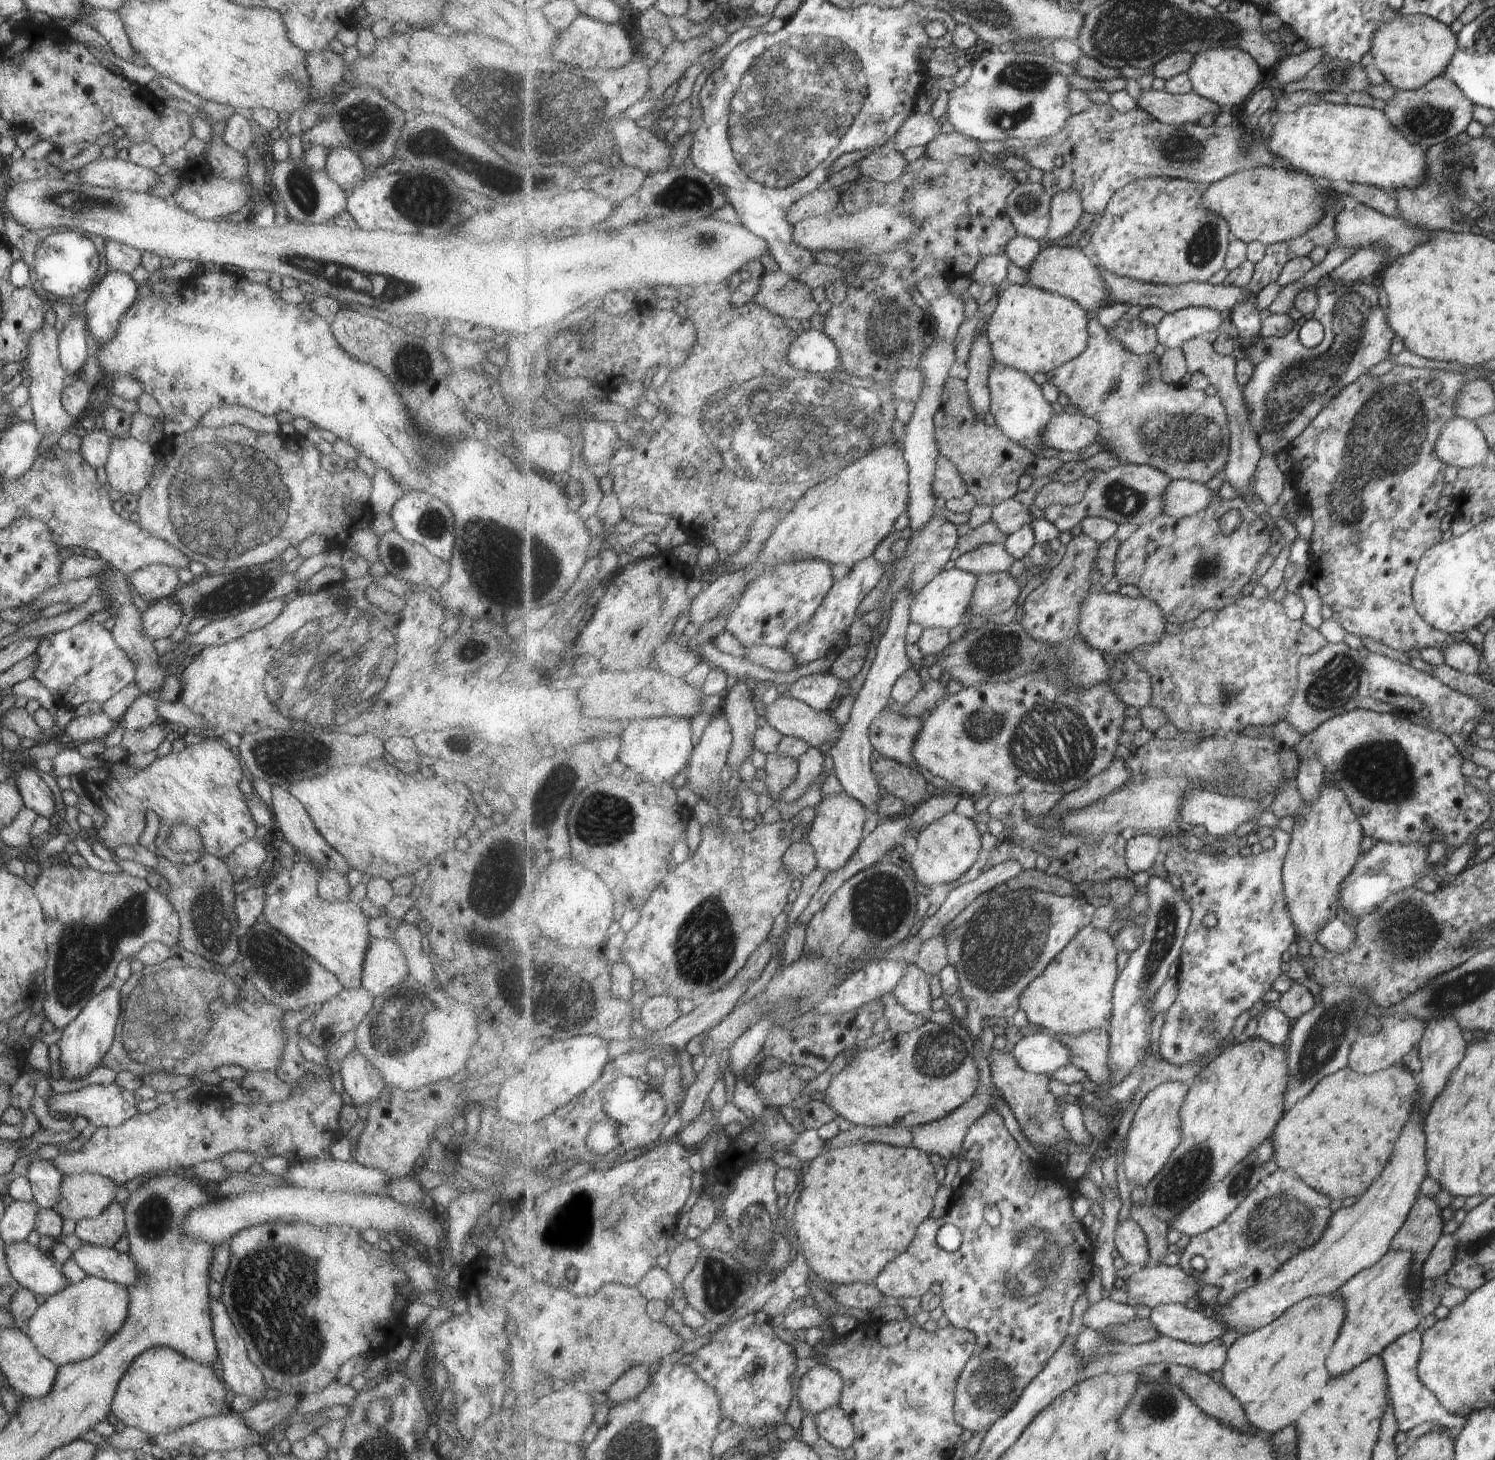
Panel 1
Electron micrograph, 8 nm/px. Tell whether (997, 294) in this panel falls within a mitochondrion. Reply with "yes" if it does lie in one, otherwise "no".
no

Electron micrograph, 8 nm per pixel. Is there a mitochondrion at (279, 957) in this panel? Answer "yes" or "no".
yes

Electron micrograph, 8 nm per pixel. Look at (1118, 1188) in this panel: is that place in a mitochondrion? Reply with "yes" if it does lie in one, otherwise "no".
no

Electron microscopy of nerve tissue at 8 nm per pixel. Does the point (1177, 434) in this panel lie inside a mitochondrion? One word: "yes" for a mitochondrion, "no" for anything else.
yes

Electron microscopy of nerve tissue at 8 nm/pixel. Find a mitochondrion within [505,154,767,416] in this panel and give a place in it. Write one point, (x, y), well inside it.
(686, 193)

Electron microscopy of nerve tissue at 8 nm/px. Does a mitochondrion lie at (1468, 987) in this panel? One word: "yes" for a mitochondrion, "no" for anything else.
yes

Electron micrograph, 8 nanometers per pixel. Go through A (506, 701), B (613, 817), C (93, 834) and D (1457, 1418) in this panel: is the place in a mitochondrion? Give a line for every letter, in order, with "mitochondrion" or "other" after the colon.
A: other
B: mitochondrion
C: other
D: other

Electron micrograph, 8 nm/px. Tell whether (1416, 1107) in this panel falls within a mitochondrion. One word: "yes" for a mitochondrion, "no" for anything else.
no

